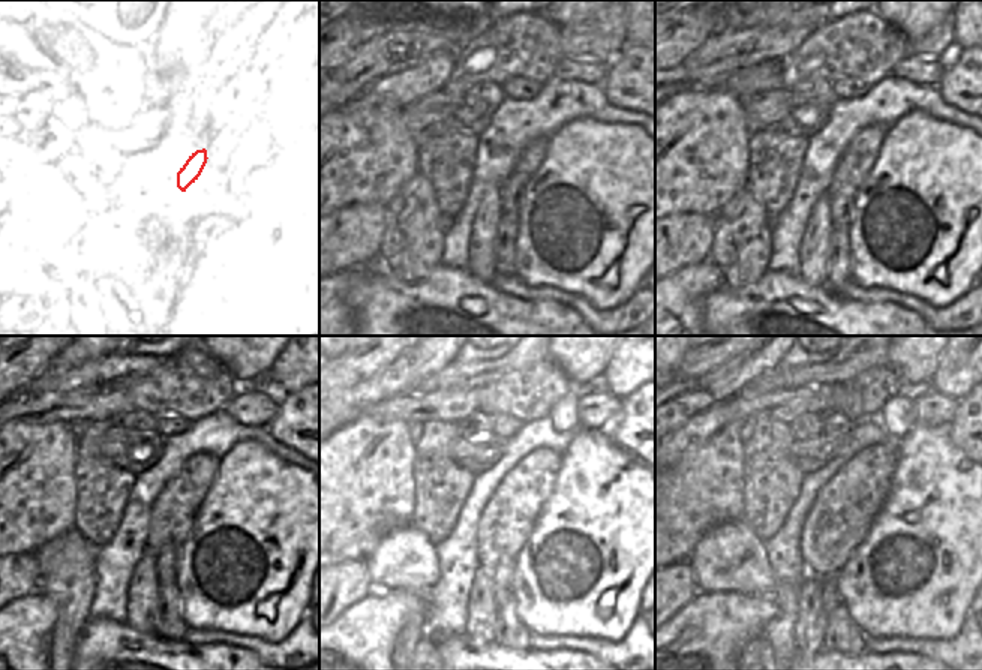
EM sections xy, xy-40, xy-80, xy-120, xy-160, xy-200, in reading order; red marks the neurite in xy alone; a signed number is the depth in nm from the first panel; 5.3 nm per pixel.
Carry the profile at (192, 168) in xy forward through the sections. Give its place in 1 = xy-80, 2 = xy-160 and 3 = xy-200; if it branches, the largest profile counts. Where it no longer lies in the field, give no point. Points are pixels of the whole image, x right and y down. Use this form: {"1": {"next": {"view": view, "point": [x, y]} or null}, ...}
{"1": {"next": {"view": "xy-80", "point": [841, 203]}}, "2": {"next": {"view": "xy-160", "point": [502, 576]}}, "3": {"next": {"view": "xy-200", "point": [831, 598]}}}

